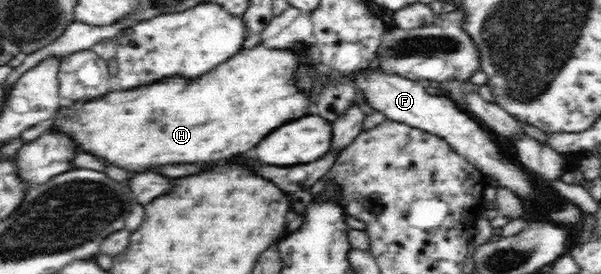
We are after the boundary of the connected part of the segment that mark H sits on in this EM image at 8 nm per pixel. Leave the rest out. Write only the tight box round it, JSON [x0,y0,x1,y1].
[49,45,309,172]

